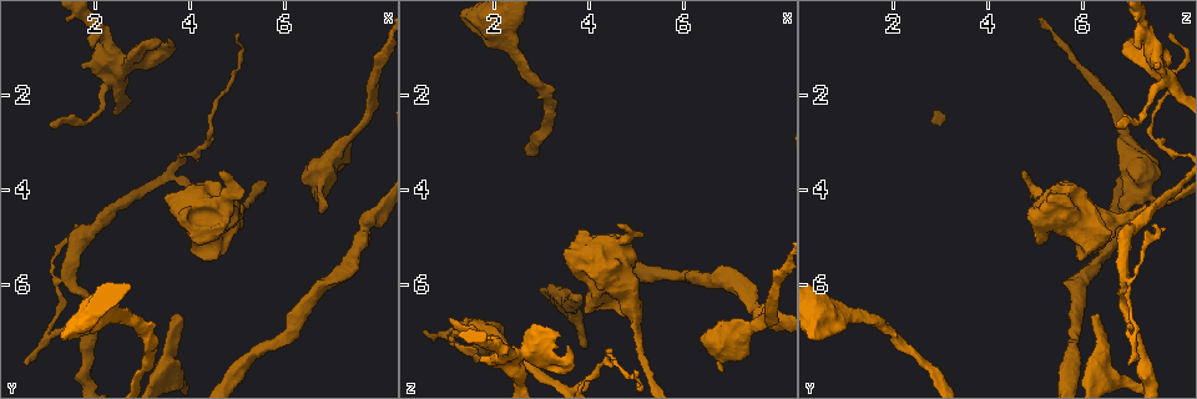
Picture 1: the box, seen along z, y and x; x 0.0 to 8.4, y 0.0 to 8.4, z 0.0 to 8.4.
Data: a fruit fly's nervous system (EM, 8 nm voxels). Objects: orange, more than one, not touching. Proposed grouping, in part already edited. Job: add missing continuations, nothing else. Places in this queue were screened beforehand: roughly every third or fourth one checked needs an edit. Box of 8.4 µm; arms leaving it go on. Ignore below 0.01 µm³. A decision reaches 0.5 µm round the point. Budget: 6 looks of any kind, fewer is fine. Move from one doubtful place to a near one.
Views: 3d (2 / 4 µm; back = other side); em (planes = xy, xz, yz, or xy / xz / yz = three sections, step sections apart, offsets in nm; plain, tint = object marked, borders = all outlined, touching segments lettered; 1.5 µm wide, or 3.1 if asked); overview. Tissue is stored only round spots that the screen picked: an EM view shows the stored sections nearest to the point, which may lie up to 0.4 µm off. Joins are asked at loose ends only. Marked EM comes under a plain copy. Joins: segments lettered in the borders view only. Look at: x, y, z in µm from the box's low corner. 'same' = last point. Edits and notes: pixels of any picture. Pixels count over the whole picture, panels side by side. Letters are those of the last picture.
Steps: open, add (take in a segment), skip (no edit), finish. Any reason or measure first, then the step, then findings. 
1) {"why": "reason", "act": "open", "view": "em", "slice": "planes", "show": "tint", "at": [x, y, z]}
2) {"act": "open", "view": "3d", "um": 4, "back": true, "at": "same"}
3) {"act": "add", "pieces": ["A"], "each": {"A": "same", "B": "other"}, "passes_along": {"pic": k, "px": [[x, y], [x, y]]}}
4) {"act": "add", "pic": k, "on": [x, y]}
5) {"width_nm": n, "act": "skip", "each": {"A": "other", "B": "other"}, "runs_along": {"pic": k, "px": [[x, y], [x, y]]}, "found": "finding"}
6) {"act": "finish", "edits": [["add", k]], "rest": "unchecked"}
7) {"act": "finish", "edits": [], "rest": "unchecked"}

{"why": "branch stops here", "act": "open", "view": "em", "slice": "planes", "show": "borders", "at": [3.35, 0.80, 7.10]}

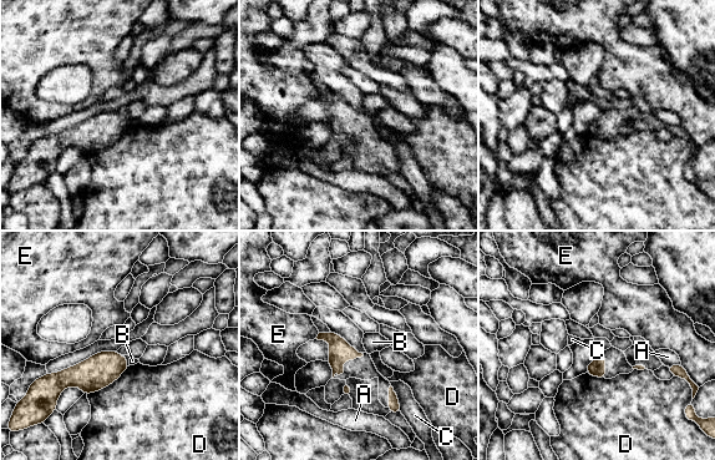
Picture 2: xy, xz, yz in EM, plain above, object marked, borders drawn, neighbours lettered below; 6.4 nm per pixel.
{"act": "skip", "each": {"A": "other", "B": "other", "C": "other", "D": "other", "E": "other"}, "border": {"pic": 2, "px": [[390, 385], [395, 392], [401, 412]]}, "found": "no lettered segment goes on from it"}

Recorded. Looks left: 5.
{"why": "free end", "act": "open", "view": "em", "slice": "planes", "show": "borders", "at": [4.60, 3.65, 4.70]}

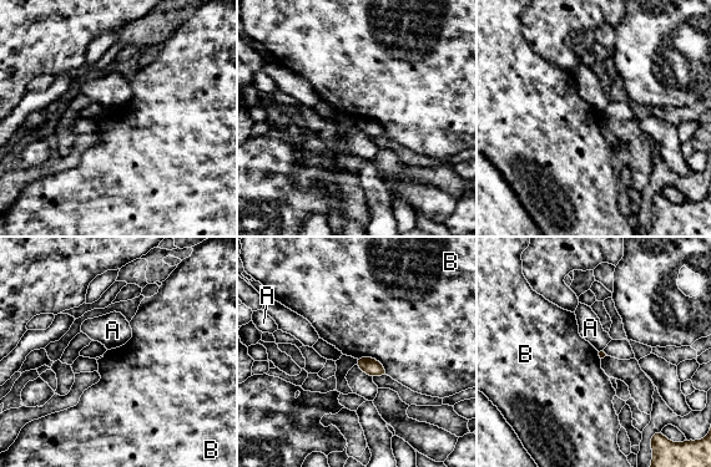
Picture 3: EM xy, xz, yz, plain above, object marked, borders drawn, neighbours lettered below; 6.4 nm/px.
{"longest_contact_nm": ["B", 240], "act": "skip", "each": {"A": "other", "B": "other"}, "border": {"pic": 3, "px": [[357, 358], [374, 358], [388, 375]]}, "found": "no lettered segment goes on from it"}

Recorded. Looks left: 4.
{"why": "stops while still wide", "act": "open", "view": "em", "slice": "xy", "step": 4, "show": "borders", "at": [6.80, 3.65, 7.70]}

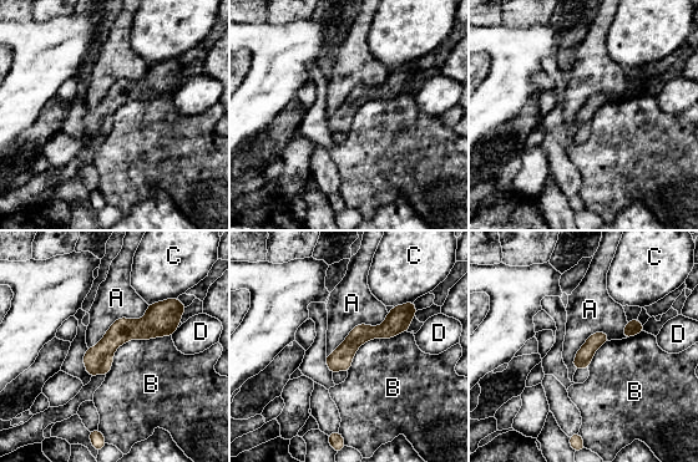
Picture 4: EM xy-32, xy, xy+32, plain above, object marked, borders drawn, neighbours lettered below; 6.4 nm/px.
{"act": "skip", "each": {"A": "other", "B": "other", "C": "other", "D": "other"}, "border": {"pic": 4, "px": [[148, 305], [89, 349]]}, "found": "no lettered segment goes on from it"}

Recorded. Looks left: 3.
{"act": "finish", "edits": [], "rest": "unchecked"}

